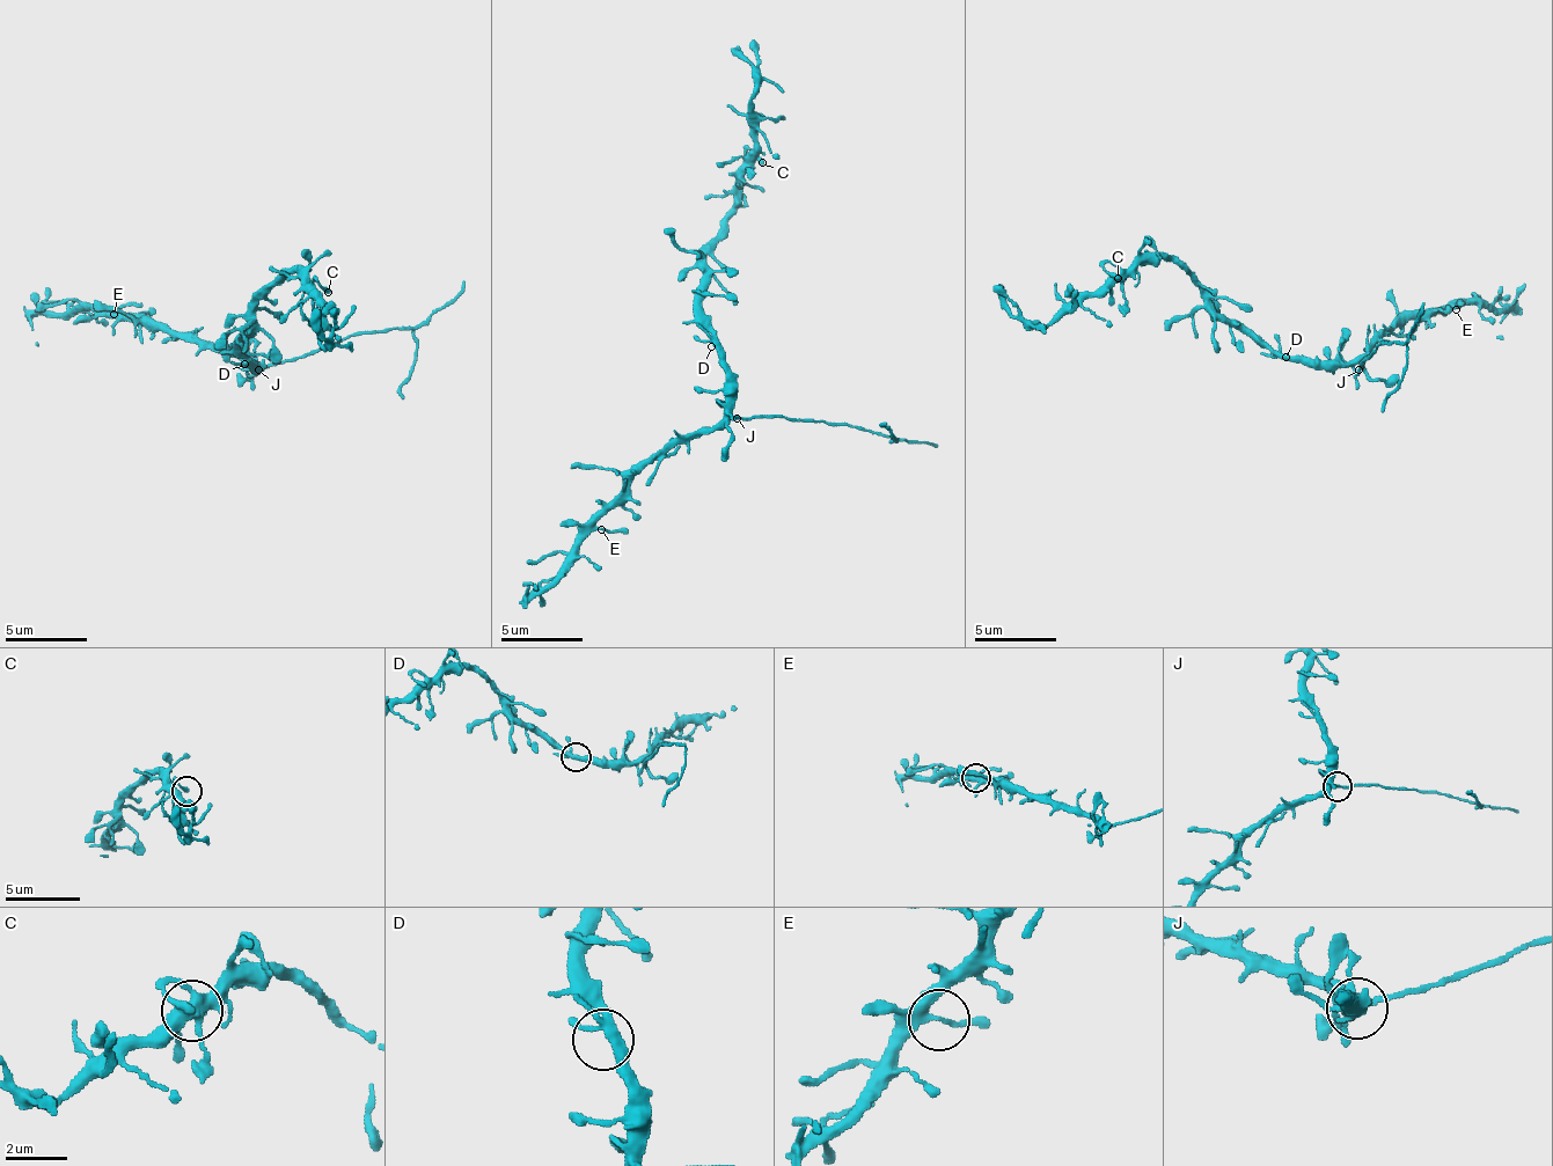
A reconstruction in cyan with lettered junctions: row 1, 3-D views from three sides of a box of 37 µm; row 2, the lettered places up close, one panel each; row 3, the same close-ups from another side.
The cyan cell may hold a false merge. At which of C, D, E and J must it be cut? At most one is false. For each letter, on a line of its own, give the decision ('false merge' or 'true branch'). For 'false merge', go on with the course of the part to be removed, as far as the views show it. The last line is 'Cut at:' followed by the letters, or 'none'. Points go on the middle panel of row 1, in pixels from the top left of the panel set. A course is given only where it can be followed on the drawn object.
C: true branch
D: true branch
E: true branch
J: false merge; course (738, 417), (823, 422), (879, 433), (895, 444), (885, 422)
Cut at: J

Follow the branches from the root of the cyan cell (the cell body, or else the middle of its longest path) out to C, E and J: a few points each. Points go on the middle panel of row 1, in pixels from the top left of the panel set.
C: (719, 342), (701, 313), (698, 286), (705, 278), (703, 255), (727, 224), (735, 182), (762, 162)
E: (719, 342), (729, 375), (729, 412), (716, 425), (686, 432), (668, 445), (596, 521), (601, 529)
J: (719, 342), (724, 351), (724, 371), (729, 375), (730, 412), (738, 417)

